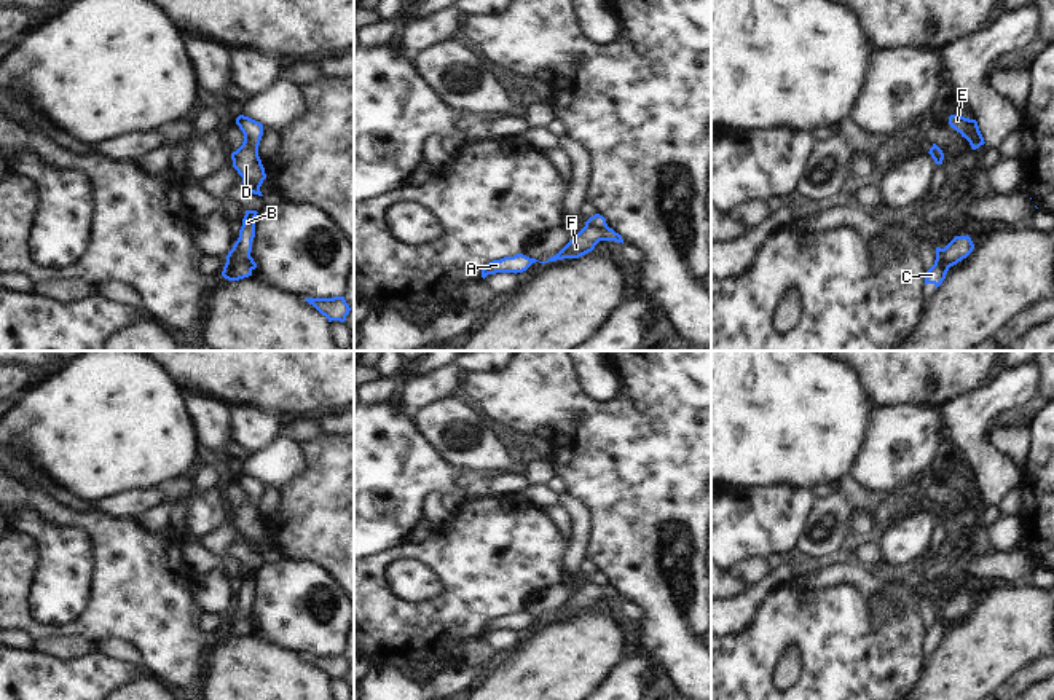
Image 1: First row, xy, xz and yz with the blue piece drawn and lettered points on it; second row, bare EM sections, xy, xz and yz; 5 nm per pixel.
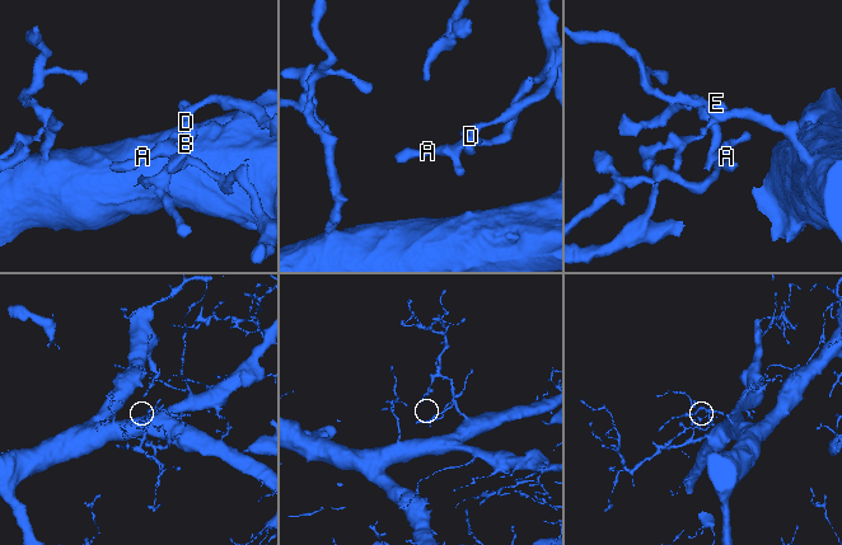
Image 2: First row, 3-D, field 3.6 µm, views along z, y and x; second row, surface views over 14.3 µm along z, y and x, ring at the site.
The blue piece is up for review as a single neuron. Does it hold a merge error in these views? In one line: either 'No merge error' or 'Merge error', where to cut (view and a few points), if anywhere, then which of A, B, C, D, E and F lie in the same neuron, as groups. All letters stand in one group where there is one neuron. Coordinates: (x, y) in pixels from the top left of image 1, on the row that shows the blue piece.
Merge error. Split along xz (585, 224), (606, 227). Groups: A F / B C D E

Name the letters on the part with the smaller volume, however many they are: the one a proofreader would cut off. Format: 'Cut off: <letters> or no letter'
Cut off: B, C, D, E

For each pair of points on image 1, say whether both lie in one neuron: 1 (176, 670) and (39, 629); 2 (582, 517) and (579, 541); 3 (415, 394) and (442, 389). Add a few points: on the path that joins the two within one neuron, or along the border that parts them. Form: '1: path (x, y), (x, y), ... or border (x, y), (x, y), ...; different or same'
1: path (142, 637), (129, 624), (80, 624), (72, 627); same
2: path (579, 523), (579, 534); same
3: path (421, 391), (436, 389); same

